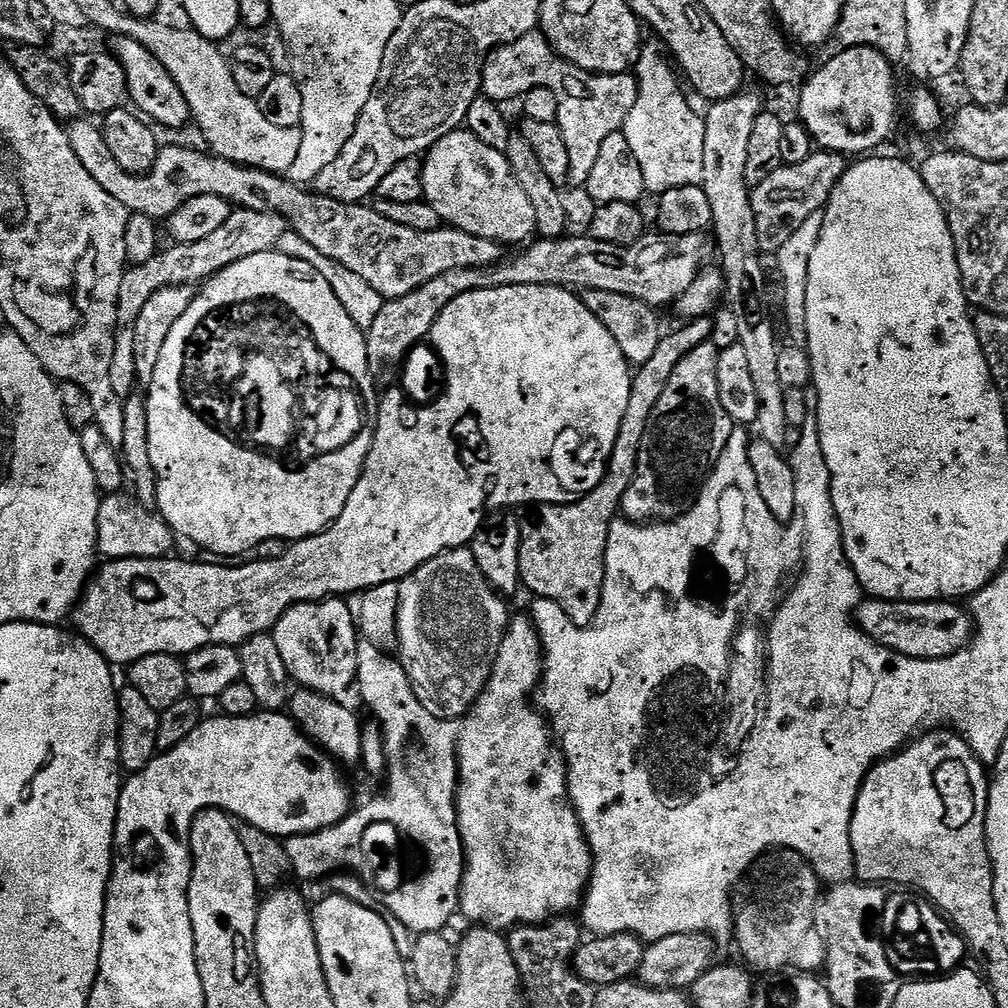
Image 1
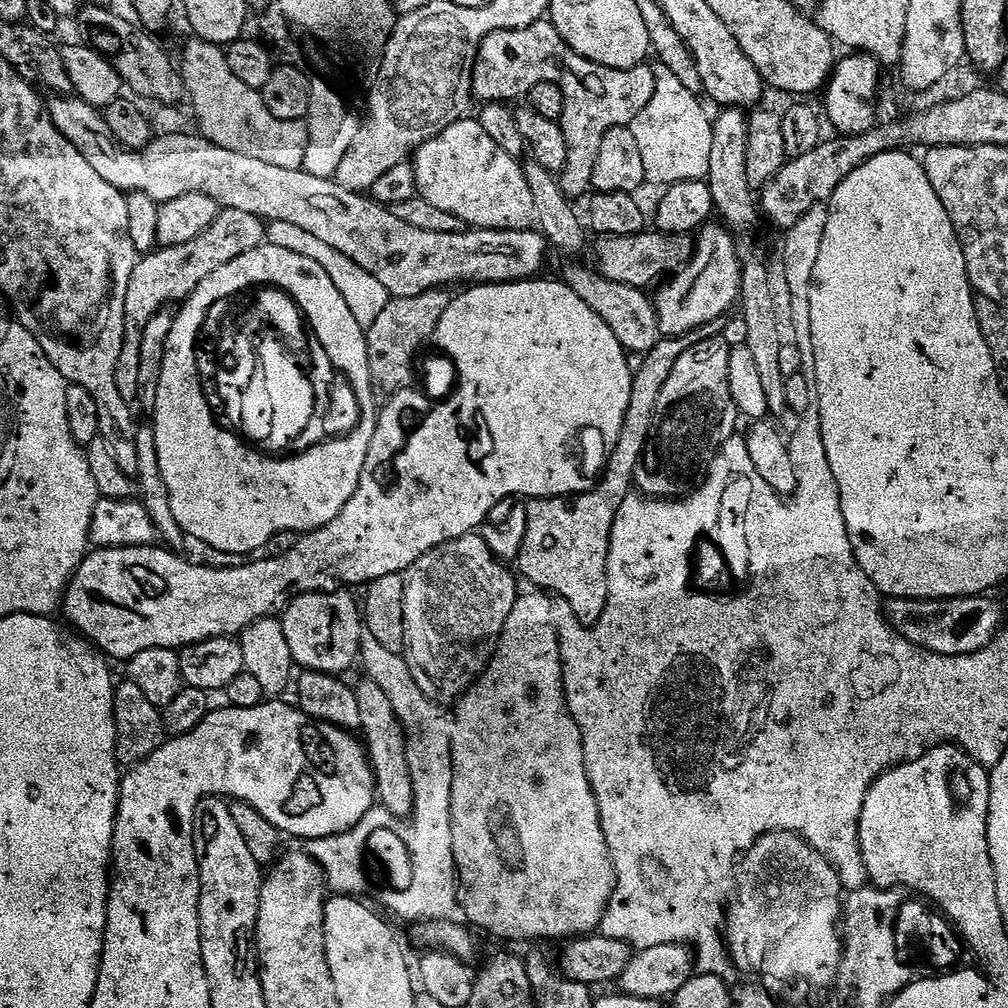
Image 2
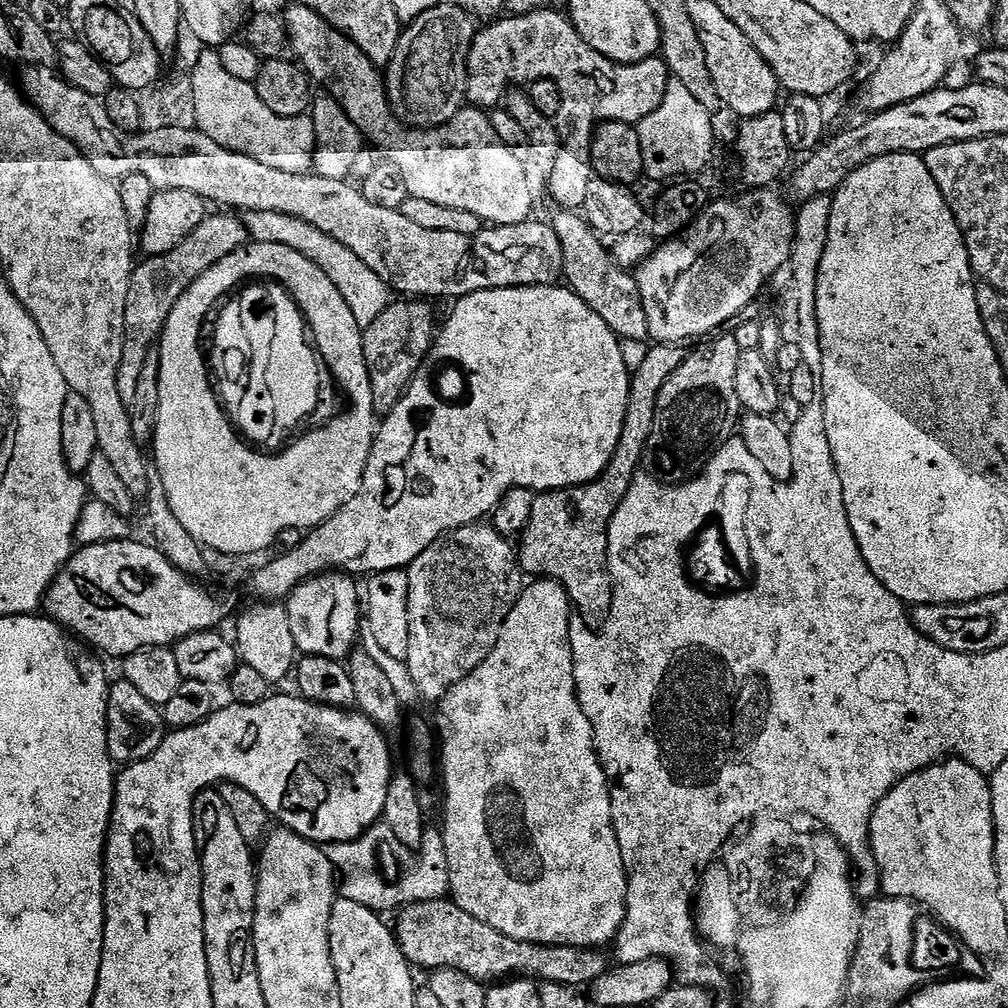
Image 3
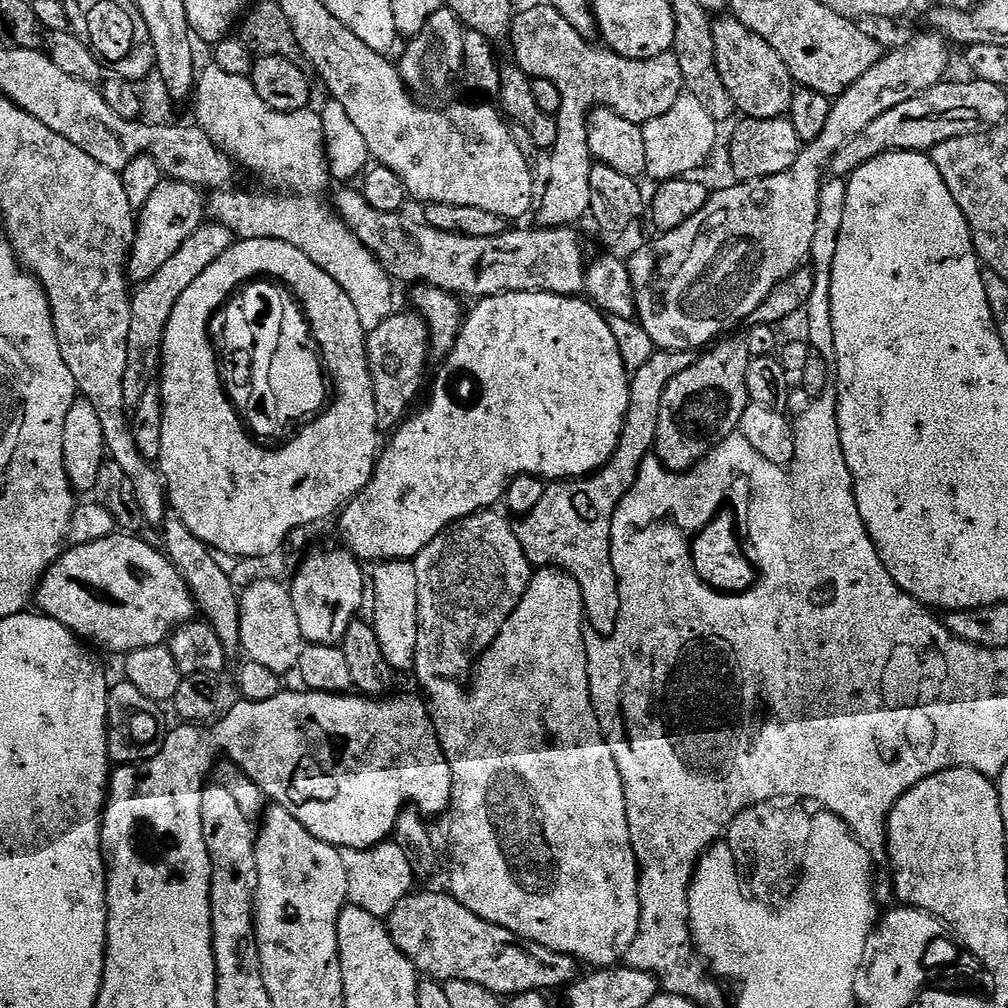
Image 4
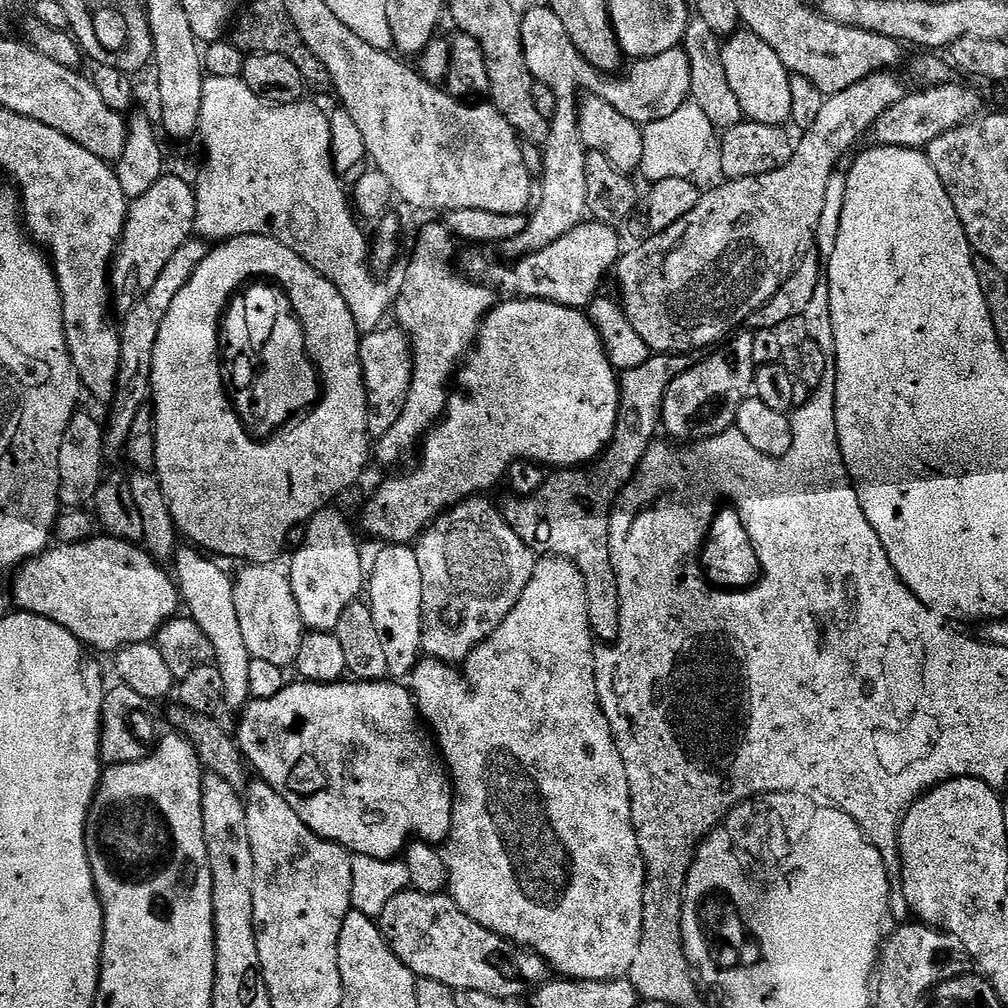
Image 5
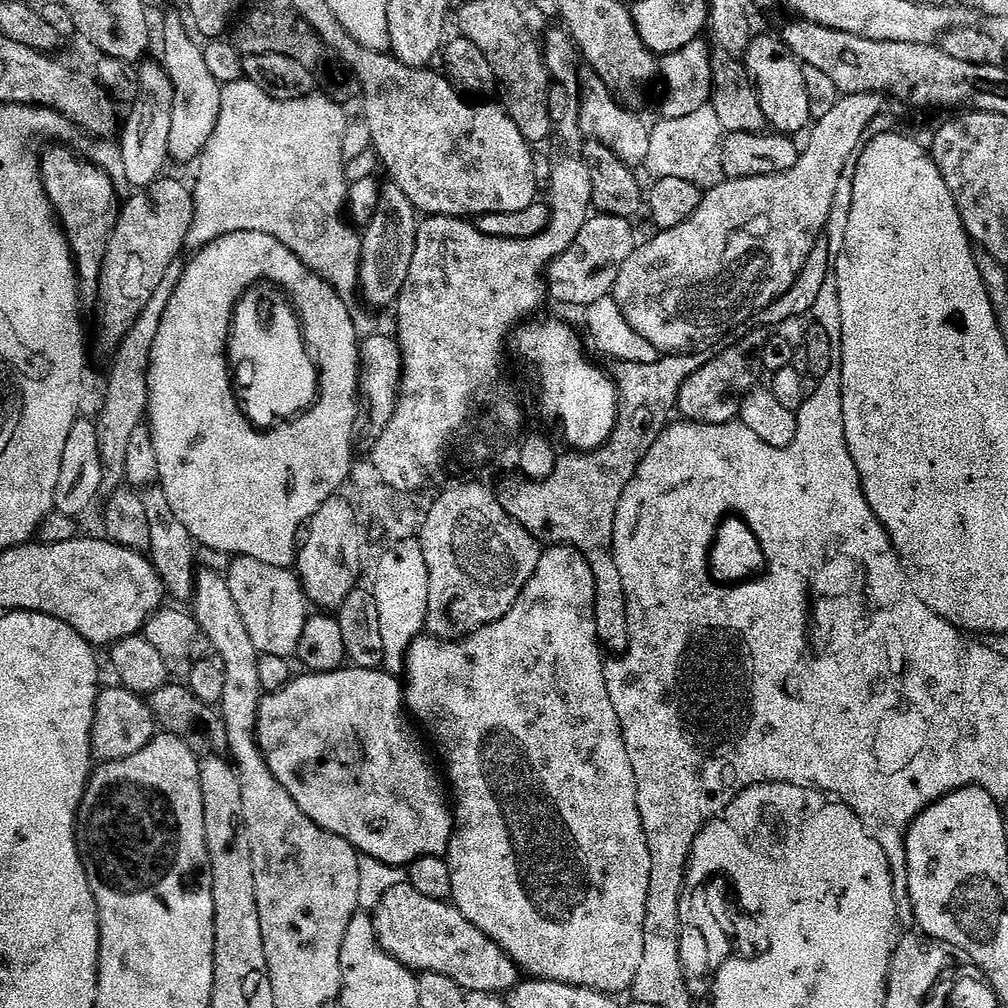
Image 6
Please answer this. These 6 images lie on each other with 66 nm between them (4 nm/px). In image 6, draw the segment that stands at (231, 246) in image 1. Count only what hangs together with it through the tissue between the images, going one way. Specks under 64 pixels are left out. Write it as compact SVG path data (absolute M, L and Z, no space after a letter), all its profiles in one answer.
M177 262L166 270L166 278L162 278L162 286L154 290L154 298L146 304L146 310L138 316L138 322L126 334L126 338L115 349L116 361L112 364L112 373L108 376L108 393L104 396L104 405L100 408L100 420L95 421L98 430L98 450L102 458L102 466L106 470L123 469L126 462L126 446L130 442L130 434L138 430L146 420L148 410L148 371L150 370L150 354L154 346L154 338L158 338L158 326L162 326L162 314L166 314L166 306L170 306L170 298L182 278L185 265Z

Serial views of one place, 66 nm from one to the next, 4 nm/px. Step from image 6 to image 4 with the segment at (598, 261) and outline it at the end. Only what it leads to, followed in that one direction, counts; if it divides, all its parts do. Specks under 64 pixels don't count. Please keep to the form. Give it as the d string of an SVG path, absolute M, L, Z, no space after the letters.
M359 191L338 193L336 208L349 231L371 250L388 275L397 281L405 280L408 286L431 285L451 292L457 298L498 296L501 292L549 292L558 296L576 296L584 287L584 248L575 232L577 229L572 226L540 226L537 232L509 230L494 238L466 238L427 226L404 232L399 215L375 212Z

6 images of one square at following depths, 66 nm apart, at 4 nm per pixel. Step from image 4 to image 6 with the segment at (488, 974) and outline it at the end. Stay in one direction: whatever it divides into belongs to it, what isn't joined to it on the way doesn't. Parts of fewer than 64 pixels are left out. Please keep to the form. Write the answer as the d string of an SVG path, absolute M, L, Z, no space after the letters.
M403 882L387 890L371 913L371 918L376 937L384 951L389 952L399 964L411 968L413 973L433 972L445 975L447 978L452 978L465 993L507 994L522 979L521 969L517 968L516 963L504 953L502 946L498 946L490 937L482 934L482 930L478 930L474 922L465 918L455 904L446 900L426 898L426 894L418 891L413 884Z

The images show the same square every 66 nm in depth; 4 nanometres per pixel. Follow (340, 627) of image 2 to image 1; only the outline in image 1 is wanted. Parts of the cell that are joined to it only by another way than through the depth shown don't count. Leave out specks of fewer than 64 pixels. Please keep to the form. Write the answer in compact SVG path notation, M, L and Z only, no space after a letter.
M329 598L311 600L308 604L293 604L286 614L282 614L270 634L278 646L278 654L282 654L282 662L286 662L289 677L299 687L340 698L348 687L356 684L358 620L350 614L343 599Z

